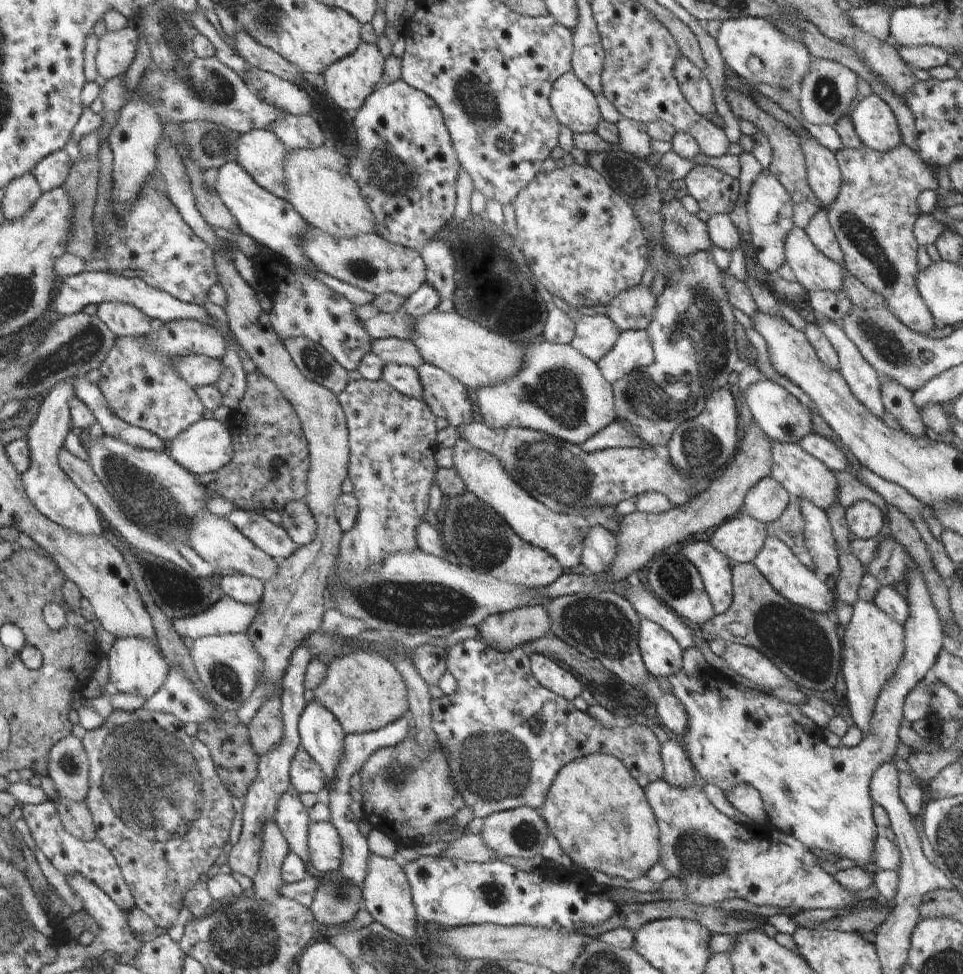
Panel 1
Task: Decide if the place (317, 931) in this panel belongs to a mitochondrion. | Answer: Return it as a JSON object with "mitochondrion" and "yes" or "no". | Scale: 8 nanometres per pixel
{"mitochondrion":"no"}

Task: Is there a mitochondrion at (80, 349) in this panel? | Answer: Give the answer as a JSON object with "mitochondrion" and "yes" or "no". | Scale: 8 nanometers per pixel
{"mitochondrion":"yes"}

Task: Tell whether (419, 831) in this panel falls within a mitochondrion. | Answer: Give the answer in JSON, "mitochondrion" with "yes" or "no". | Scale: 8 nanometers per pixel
{"mitochondrion":"no"}

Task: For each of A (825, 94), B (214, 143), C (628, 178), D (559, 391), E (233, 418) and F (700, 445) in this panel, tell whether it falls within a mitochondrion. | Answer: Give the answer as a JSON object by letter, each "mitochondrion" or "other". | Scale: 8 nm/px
{"A":"mitochondrion","B":"mitochondrion","C":"mitochondrion","D":"mitochondrion","E":"other","F":"mitochondrion"}

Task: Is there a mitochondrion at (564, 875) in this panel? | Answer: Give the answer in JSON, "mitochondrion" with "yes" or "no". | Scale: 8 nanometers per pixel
{"mitochondrion":"no"}

